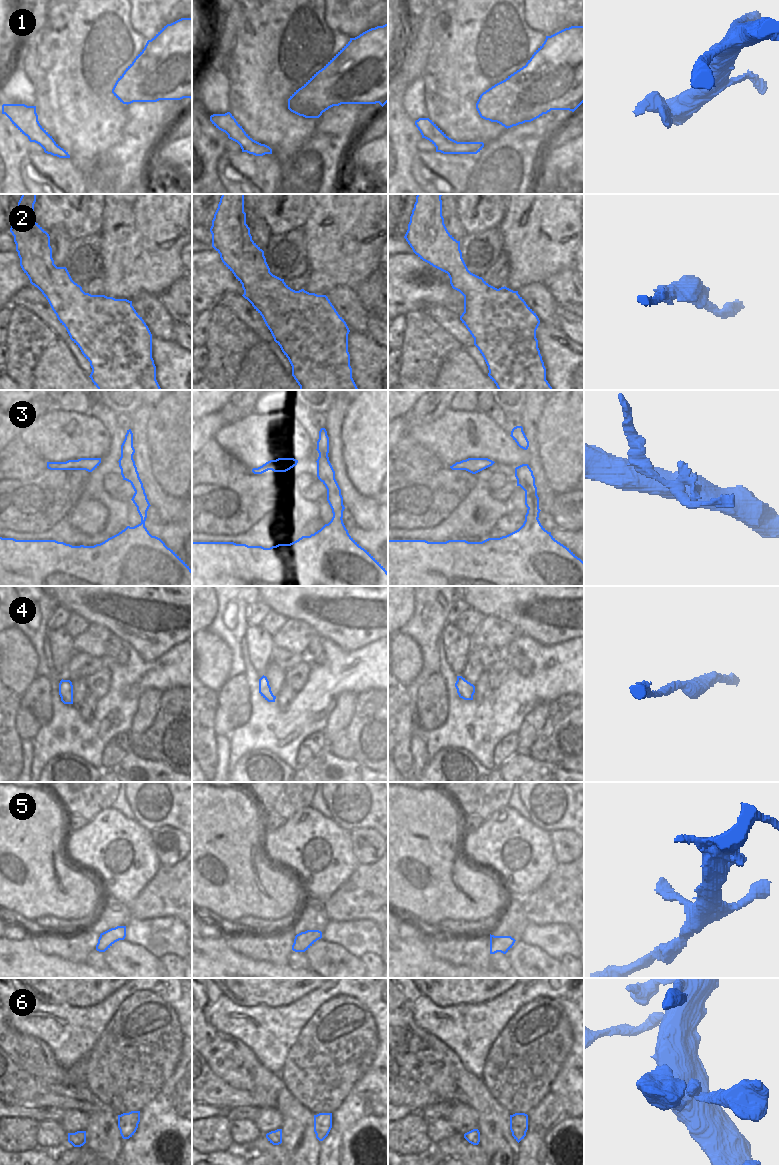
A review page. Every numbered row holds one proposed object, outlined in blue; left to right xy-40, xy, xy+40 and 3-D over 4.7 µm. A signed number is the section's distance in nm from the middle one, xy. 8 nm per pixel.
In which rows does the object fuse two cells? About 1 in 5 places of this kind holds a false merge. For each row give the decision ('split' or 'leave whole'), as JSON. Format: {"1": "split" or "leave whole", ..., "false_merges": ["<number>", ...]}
{"1": "leave whole", "2": "leave whole", "3": "split", "4": "leave whole", "5": "leave whole", "6": "leave whole", "false_merges": ["3"]}

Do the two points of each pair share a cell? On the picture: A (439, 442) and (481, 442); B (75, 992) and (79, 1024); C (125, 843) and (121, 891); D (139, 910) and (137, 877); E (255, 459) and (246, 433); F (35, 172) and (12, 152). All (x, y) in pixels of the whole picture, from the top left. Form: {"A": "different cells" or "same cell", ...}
{"A": "same cell", "B": "different cells", "C": "same cell", "D": "different cells", "E": "same cell", "F": "different cells"}

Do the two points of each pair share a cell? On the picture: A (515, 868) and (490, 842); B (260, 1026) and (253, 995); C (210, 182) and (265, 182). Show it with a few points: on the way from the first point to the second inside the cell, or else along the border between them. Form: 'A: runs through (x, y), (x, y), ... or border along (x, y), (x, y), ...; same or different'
A: runs through (509, 862), (496, 848); same
B: border along (233, 1000), (243, 1006), (280, 1006); different
C: border along (218, 159), (216, 172), (222, 183); different

